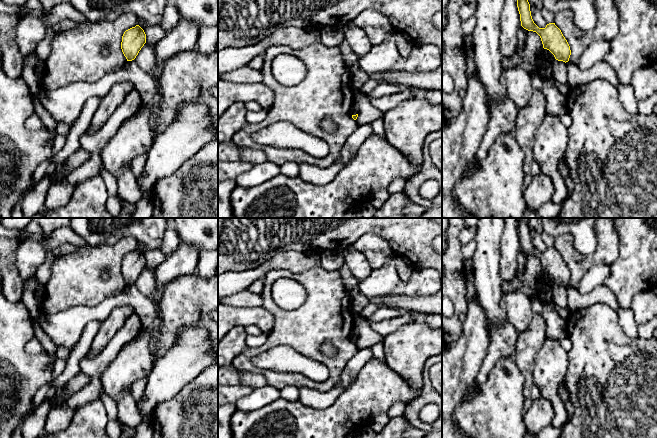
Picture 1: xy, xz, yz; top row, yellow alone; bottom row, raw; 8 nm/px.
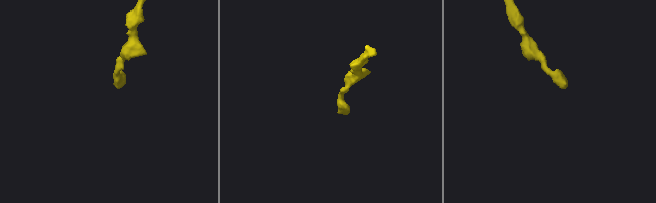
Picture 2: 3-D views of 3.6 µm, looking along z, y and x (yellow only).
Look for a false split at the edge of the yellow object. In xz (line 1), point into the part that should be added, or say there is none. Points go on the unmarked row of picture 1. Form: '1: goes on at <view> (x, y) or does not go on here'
1: does not go on here

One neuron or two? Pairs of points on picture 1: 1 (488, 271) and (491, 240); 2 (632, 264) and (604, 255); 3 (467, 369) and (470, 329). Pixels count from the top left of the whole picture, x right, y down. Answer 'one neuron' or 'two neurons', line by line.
1: one neuron
2: two neurons
3: one neuron

